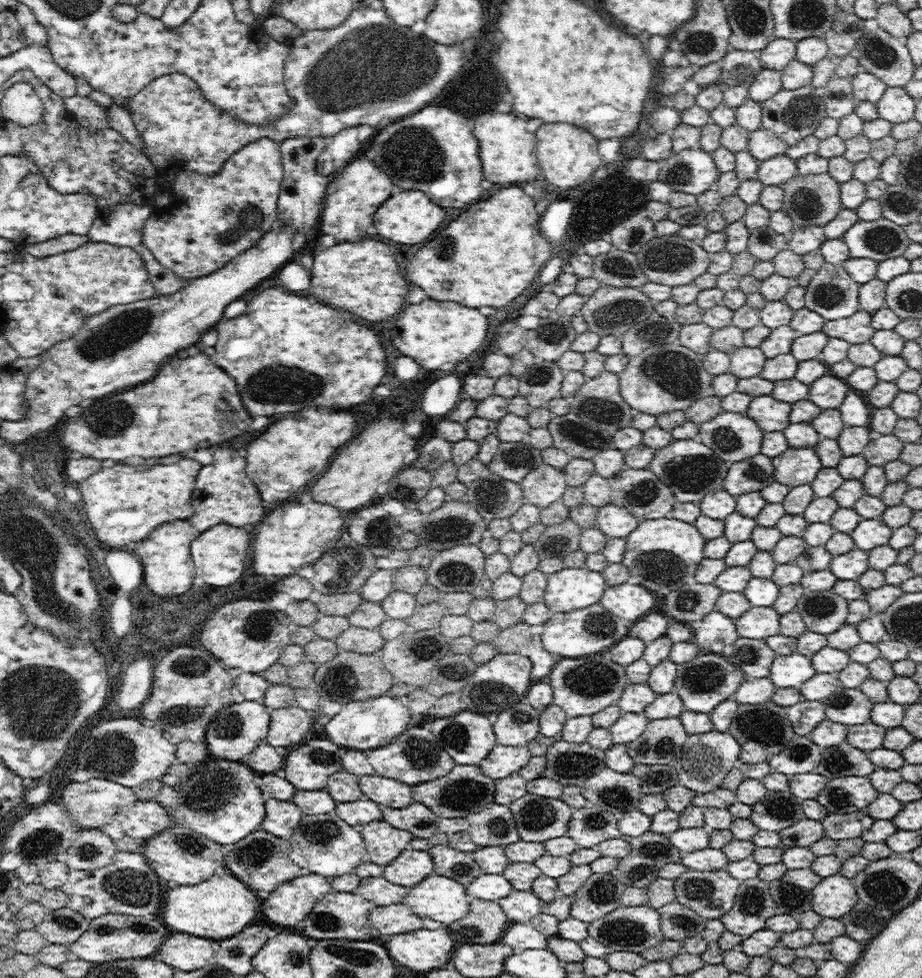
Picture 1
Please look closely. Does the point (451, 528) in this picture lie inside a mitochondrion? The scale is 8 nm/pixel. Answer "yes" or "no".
yes

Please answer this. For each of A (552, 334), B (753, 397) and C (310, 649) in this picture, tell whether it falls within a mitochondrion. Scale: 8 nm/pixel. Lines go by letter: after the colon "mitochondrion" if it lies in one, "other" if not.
A: mitochondrion
B: other
C: other

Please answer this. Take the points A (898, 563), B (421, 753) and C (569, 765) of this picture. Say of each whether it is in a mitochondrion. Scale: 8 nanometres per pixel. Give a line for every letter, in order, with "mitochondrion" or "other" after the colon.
A: other
B: mitochondrion
C: mitochondrion

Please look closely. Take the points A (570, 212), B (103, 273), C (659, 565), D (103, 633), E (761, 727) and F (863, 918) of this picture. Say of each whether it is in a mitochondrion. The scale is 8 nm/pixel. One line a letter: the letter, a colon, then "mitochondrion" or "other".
A: other
B: other
C: mitochondrion
D: other
E: mitochondrion
F: mitochondrion

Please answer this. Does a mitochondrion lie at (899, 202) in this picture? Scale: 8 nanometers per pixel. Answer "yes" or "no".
yes

